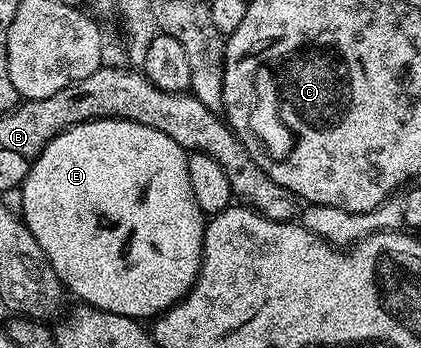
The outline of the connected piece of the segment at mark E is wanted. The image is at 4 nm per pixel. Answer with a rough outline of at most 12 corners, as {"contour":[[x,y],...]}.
{"contour":[[131,120],[52,138],[22,221],[81,303],[198,281],[188,153]]}

